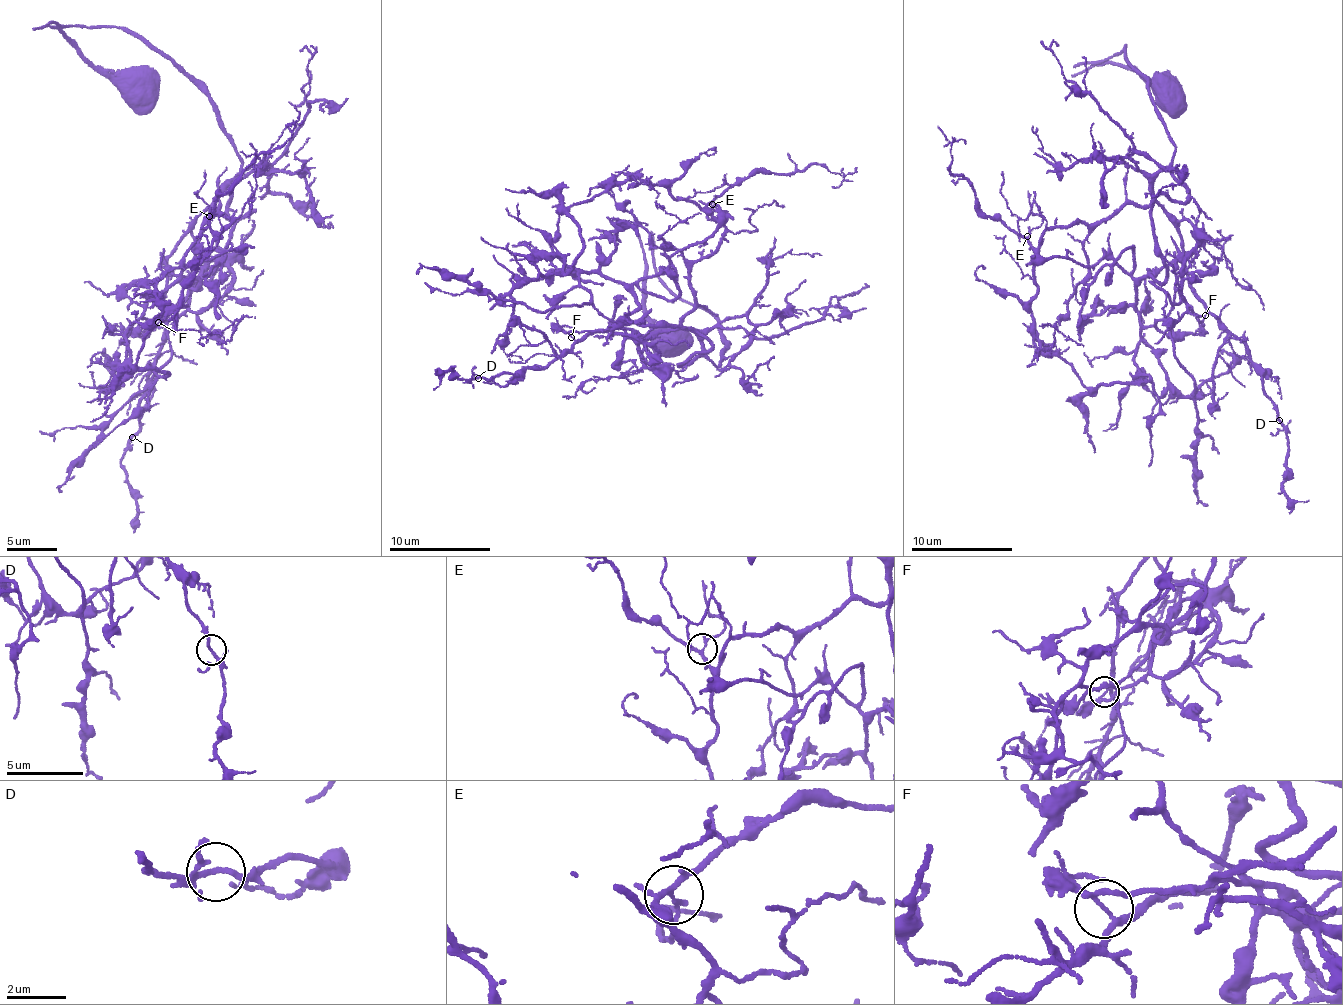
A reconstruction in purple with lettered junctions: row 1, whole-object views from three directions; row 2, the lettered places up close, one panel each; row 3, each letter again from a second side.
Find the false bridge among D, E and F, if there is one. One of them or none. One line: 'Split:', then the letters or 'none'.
Split: F

